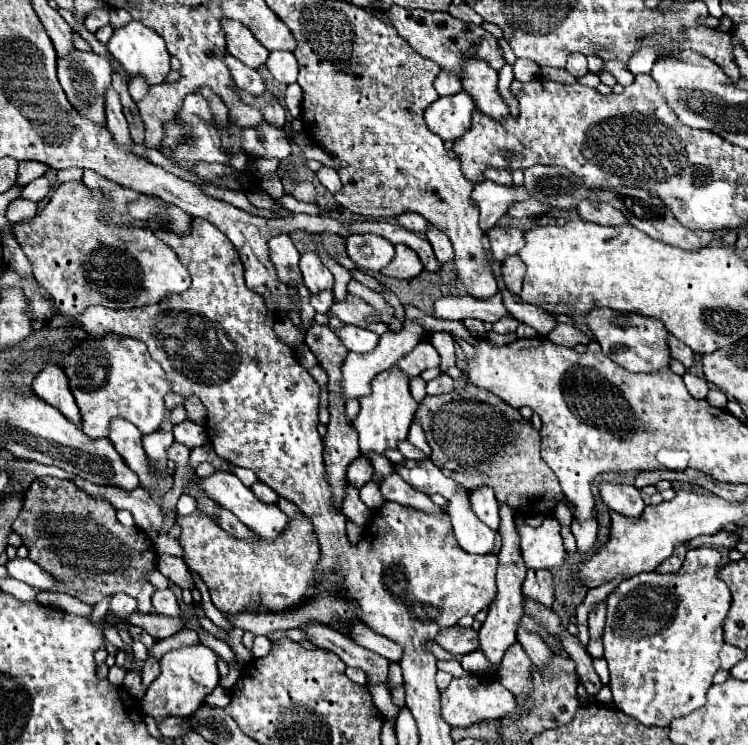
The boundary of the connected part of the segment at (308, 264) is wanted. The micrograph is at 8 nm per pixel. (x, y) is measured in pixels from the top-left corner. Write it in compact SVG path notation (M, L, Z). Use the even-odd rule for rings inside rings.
M304 252L300 258L300 270L304 278L304 286L310 292L330 290L334 286L332 272L322 264L320 256L316 252Z

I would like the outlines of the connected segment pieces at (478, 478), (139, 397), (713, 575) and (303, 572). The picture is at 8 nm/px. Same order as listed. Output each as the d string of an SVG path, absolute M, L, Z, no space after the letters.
M464 384L454 392L442 394L442 406L440 396L426 396L418 406L416 418L426 432L434 466L466 490L472 492L480 486L488 486L500 504L510 506L520 516L552 516L560 502L574 512L574 504L568 502L558 478L540 456L540 432L530 420L524 420L516 408L492 392Z
M86 334L86 338L82 342L78 342L68 354L64 354L64 374L70 380L72 396L76 398L76 404L82 414L82 432L94 440L108 438L112 418L120 416L120 418L132 422L142 434L152 434L158 430L160 422L166 416L164 396L170 394L172 388L170 388L170 382L168 382L162 366L150 358L146 344L142 340L134 340L134 338L118 336L118 334L104 334L102 338Z
M714 546L690 550L682 568L674 574L644 572L624 580L608 596L608 616L604 628L604 658L610 670L610 690L618 710L646 726L668 726L674 718L686 716L706 702L712 676L718 672L718 650L724 644L722 624L732 596L724 580L718 578L722 554Z
M200 510L188 516L176 516L176 524L182 530L180 544L184 550L184 562L204 580L214 606L224 614L256 612L260 608L268 612L284 612L300 606L314 584L320 542L314 534L314 526L300 510L294 518L288 518L286 528L278 534L278 540L272 542L266 542L258 534L254 534L252 540L236 538Z

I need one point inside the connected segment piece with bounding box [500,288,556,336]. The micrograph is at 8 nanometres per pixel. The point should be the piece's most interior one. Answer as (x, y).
(539, 319)

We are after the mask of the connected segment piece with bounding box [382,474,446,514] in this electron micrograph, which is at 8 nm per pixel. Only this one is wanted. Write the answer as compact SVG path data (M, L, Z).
M398 474L382 480L382 492L386 496L386 500L392 500L392 502L398 502L402 506L412 506L412 508L418 508L426 514L444 514L446 510L436 506L430 496L426 496L424 492L418 492L416 488L412 488L408 482L404 482Z

